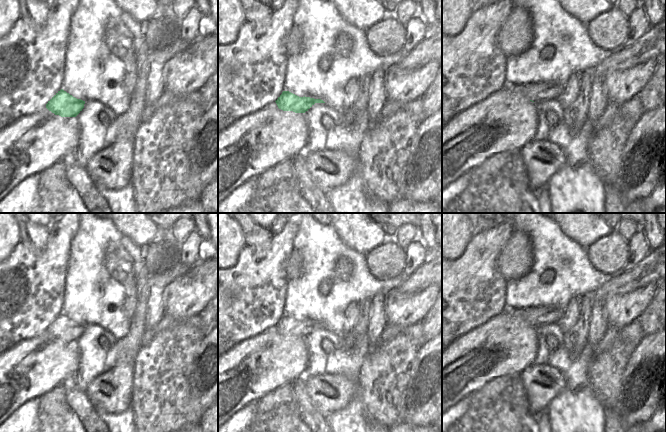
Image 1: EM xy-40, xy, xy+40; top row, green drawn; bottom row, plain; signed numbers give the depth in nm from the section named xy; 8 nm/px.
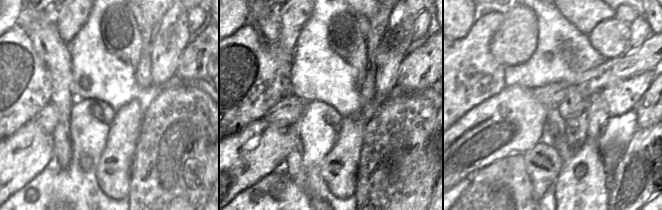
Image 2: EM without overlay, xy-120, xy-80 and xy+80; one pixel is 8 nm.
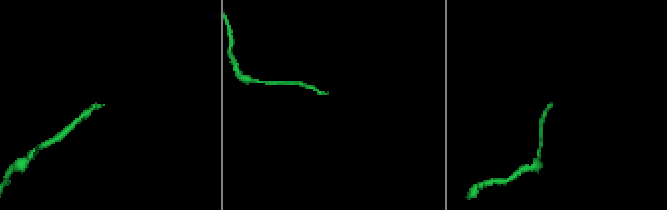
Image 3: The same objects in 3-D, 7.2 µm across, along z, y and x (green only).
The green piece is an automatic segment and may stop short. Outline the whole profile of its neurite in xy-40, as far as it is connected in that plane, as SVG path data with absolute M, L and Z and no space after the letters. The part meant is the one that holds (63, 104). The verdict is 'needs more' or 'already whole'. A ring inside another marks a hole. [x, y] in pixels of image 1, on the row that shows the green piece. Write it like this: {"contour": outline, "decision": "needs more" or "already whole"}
{"contour": "M61 89L46 104L46 108L61 117L76 117L84 108L85 101L77 99Z", "decision": "already whole"}

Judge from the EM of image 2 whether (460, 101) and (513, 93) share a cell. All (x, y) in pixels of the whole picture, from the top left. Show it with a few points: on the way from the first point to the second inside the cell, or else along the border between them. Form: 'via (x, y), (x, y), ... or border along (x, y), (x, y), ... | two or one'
border along (505, 85), (495, 94), (471, 109) | two

